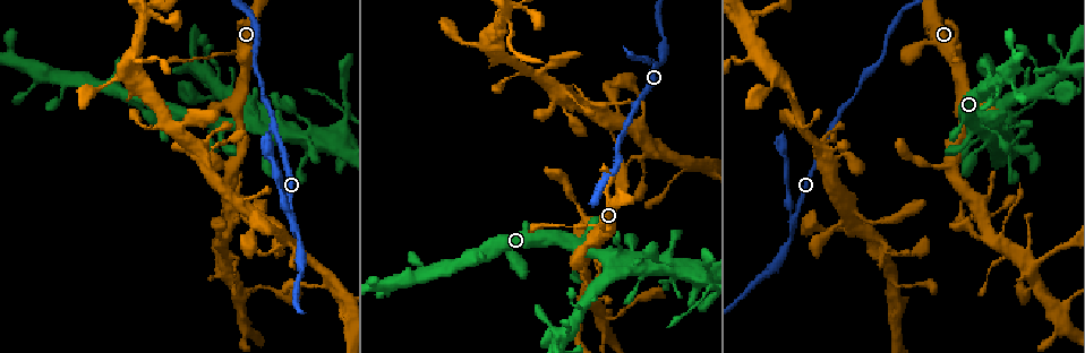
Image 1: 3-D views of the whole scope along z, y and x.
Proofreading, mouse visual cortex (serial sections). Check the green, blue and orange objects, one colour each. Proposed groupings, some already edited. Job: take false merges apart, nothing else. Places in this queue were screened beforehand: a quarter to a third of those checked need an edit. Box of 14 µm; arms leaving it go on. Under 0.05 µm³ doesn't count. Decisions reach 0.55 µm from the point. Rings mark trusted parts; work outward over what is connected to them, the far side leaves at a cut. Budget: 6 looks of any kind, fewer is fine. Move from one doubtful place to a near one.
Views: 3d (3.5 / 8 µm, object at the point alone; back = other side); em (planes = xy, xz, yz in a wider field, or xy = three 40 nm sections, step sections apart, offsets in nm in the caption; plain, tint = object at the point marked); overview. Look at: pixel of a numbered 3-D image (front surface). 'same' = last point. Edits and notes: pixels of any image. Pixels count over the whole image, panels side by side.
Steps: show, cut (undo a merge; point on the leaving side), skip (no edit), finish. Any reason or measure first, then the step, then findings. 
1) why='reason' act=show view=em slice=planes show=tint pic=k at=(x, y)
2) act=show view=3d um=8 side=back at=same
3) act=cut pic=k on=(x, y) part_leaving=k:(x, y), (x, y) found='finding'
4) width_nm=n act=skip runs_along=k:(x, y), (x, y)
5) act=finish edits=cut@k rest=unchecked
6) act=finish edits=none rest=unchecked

why='four-way junction' act=show view=em slice=xy step=5 show=tint pic=1 at=(579, 315)

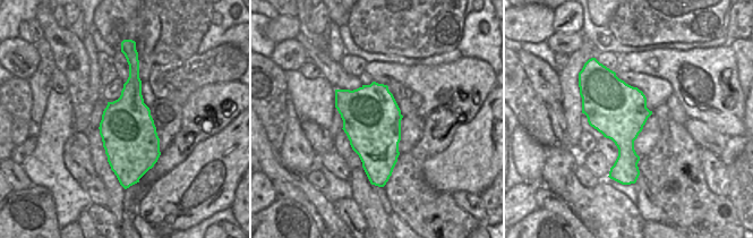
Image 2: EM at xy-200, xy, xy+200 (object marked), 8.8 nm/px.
why='wider look' act=show view=3d um=3.5 at=same

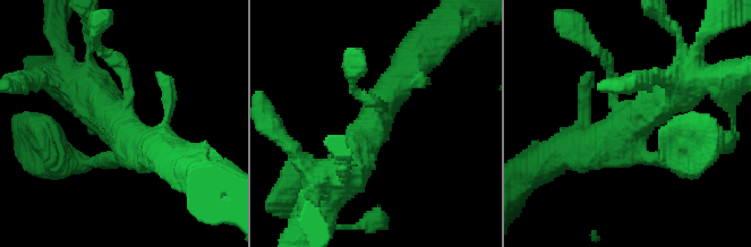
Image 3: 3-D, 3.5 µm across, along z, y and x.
arm_widths_nm=150,200,500,500 act=skip runs_along=3:(411, 60), (341, 171) found='all the same cell'

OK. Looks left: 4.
why='calibre changes' act=show view=3d um=3.5 pic=1 at=(643, 259)

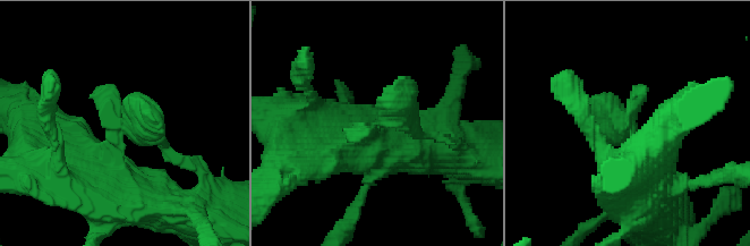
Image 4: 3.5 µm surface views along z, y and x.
why='now the EM' act=show view=em slice=xy step=2 show=tint pic=4 at=(123, 130)

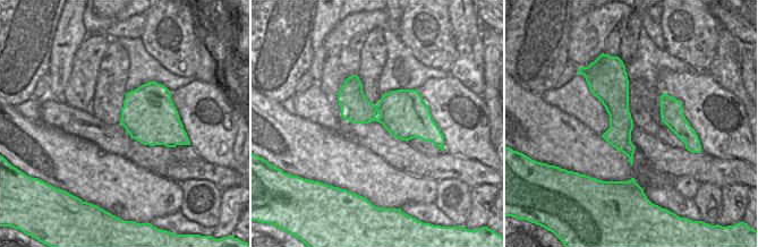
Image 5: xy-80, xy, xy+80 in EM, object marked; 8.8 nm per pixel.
act=skip runs_along=4:(78, 177), (152, 111) found='continuous, no second cell'

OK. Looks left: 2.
why='thick turns thin' act=show view=3d um=3.5 pic=1 at=(593, 225)

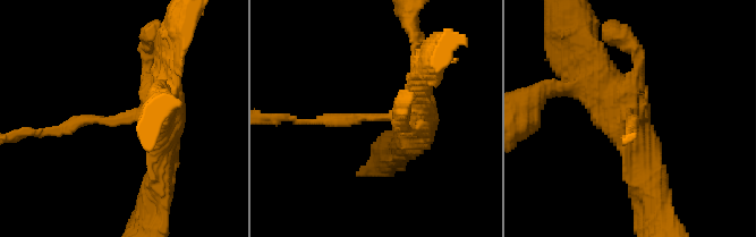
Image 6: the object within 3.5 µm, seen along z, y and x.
arm_widths_nm=150,400 act=show view=em slice=xy step=5 show=tint pic=6 at=(116, 122)

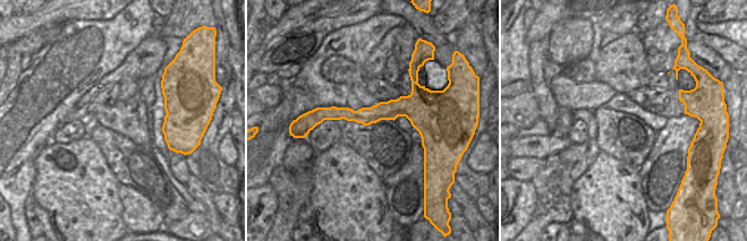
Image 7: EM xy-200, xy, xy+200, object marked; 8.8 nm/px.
act=skip runs_along=7:(432, 110), (323, 113), (314, 122) found='all the same cell'

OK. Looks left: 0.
act=finish edits=none rest=unchecked

